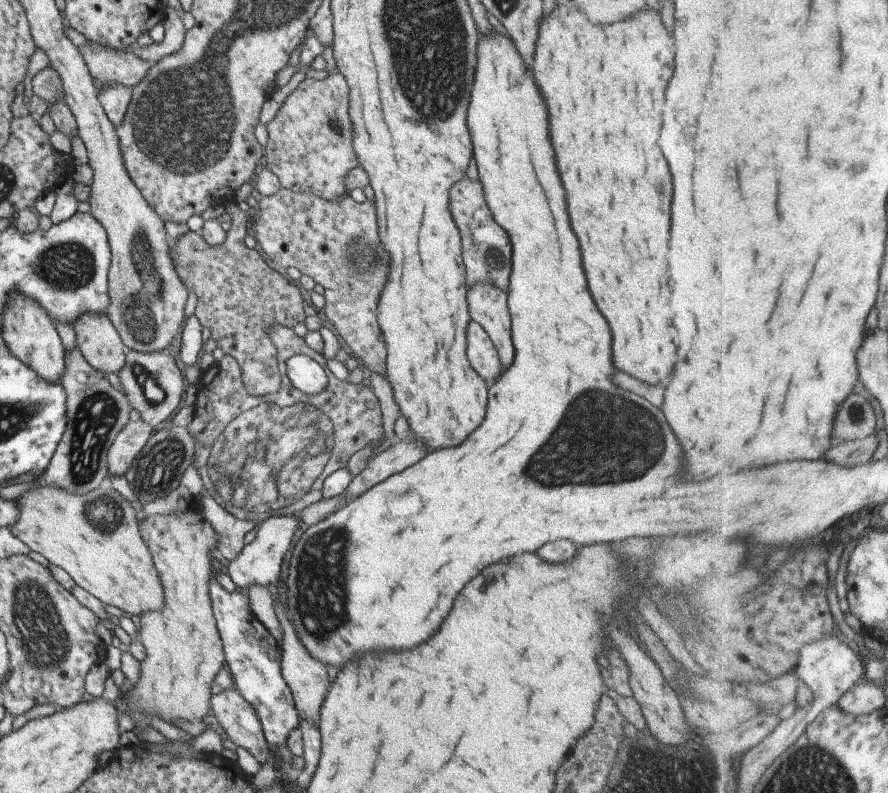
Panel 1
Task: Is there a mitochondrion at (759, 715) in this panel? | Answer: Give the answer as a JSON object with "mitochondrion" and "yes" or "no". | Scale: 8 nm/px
{"mitochondrion":"no"}

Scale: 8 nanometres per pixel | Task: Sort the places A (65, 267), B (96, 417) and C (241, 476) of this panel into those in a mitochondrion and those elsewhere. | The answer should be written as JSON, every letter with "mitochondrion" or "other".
{"A":"mitochondrion","B":"mitochondrion","C":"mitochondrion"}

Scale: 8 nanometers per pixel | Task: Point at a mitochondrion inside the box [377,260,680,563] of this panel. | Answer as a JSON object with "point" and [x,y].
{"point":[611,439]}

